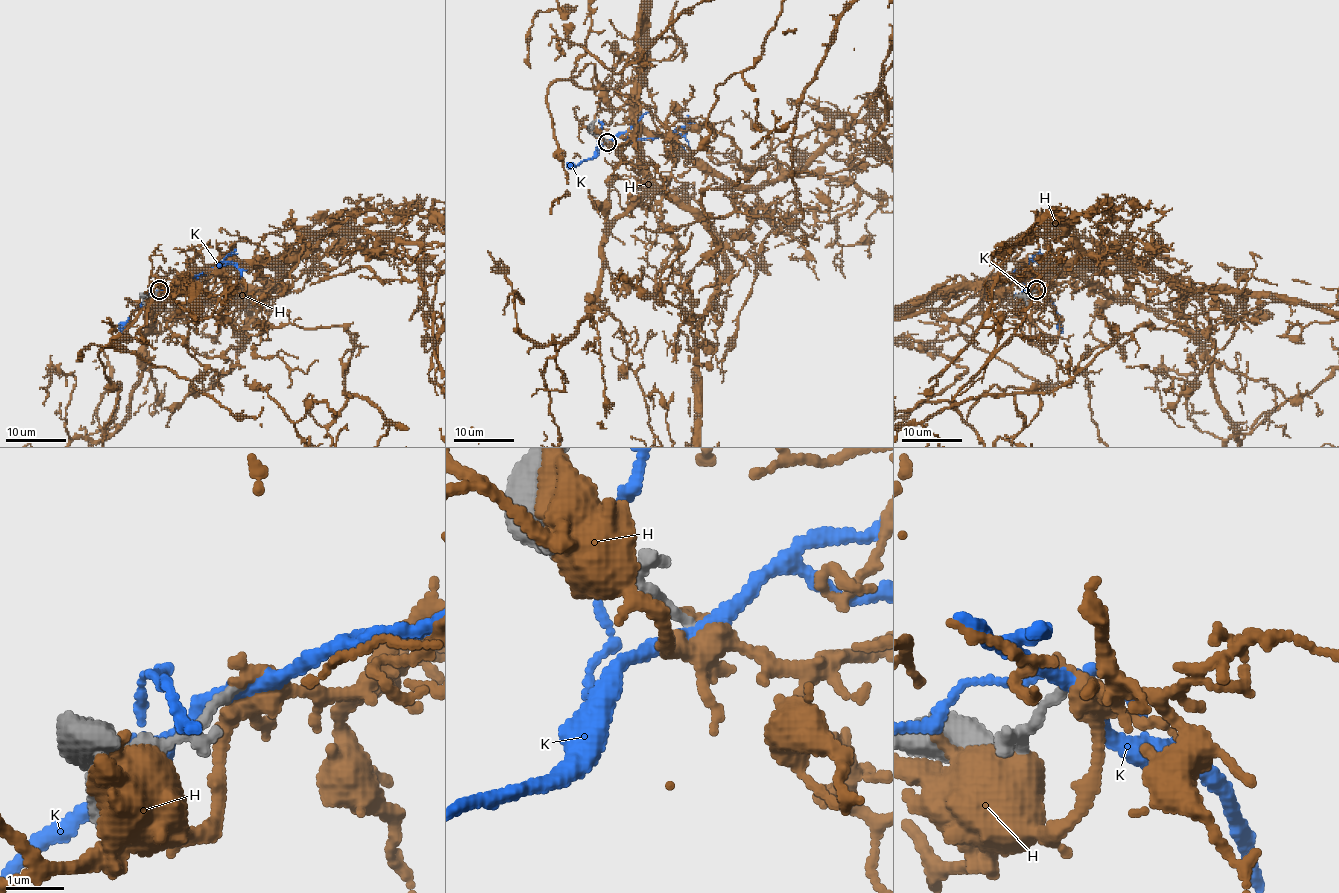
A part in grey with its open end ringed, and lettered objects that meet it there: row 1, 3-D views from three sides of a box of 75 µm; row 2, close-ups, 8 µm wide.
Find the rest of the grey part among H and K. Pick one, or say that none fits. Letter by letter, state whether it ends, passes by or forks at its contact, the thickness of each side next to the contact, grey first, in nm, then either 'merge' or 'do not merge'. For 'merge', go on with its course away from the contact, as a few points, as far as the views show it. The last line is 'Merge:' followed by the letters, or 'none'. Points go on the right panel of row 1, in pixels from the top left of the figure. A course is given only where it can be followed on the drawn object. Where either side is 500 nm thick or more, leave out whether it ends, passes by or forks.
H: it passes by; calibres 170 and 180 nm; do not merge
K: it passes by; calibres 150 and 280 nm; do not merge
Merge: none

